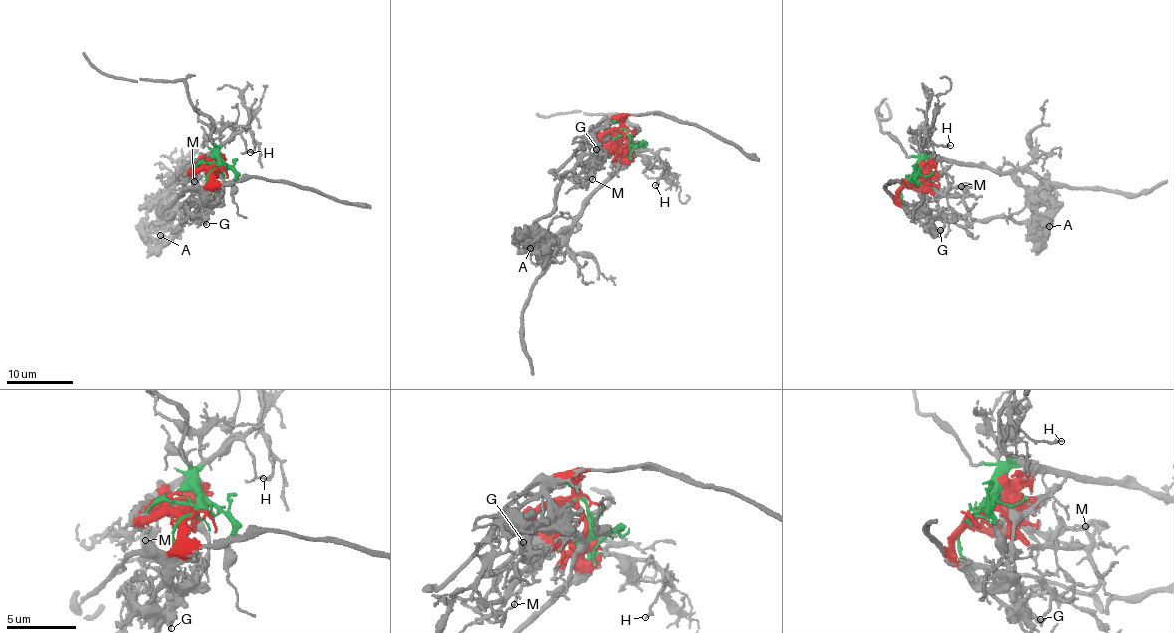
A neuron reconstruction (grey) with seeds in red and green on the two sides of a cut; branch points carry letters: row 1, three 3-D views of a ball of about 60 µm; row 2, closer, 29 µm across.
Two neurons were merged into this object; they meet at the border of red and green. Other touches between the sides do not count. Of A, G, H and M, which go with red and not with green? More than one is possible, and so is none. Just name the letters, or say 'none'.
A, G, M

